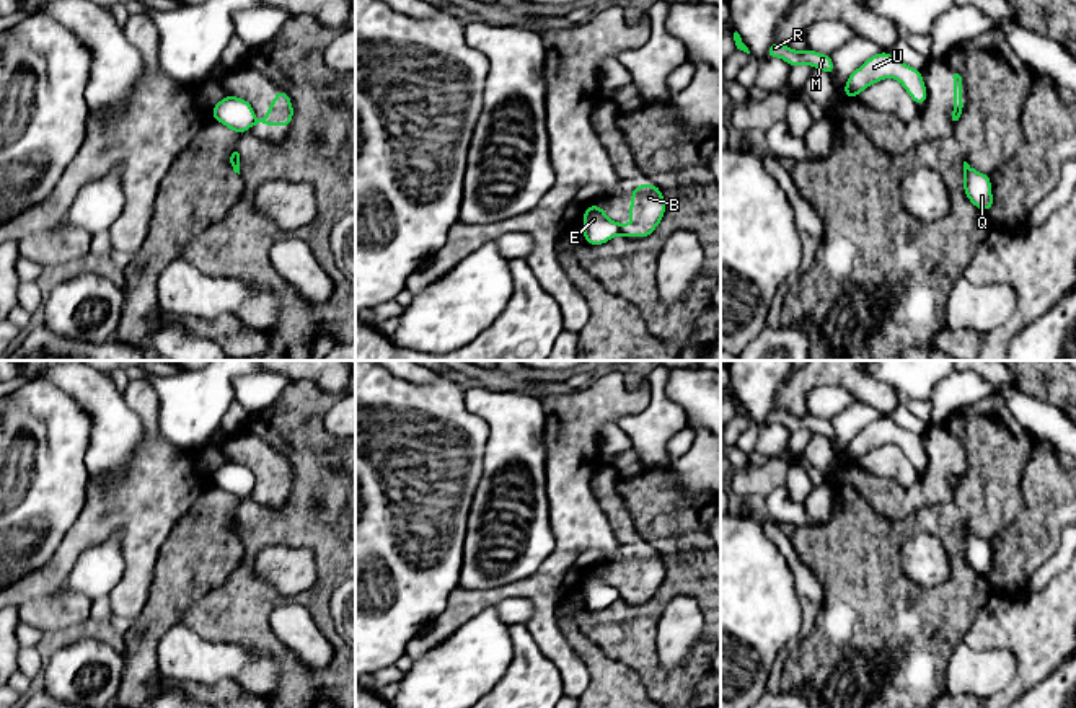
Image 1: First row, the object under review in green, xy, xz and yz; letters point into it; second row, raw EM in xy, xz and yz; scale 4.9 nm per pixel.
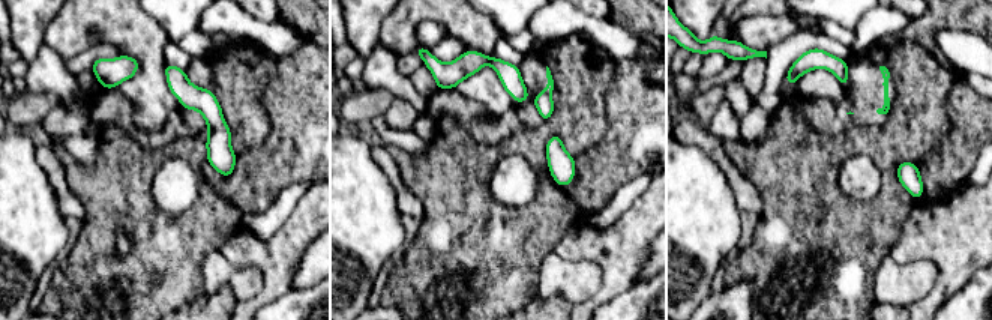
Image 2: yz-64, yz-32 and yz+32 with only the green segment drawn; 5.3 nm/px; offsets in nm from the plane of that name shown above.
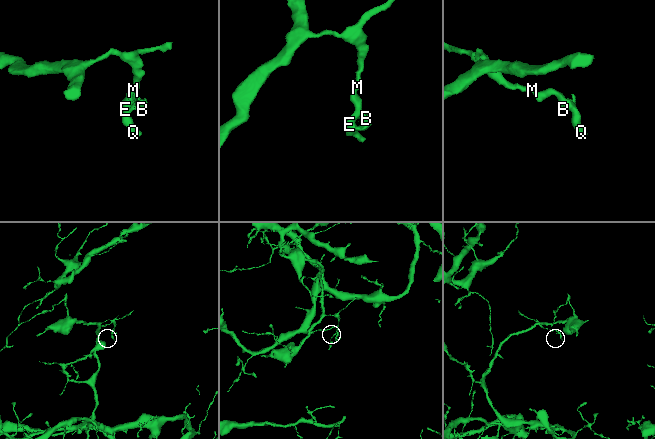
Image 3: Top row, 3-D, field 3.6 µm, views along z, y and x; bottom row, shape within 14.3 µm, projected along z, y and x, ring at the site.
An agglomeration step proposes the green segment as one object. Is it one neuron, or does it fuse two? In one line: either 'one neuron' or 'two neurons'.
two neurons

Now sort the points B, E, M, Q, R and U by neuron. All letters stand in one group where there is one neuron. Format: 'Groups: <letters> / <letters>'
Groups: B / E M Q R U

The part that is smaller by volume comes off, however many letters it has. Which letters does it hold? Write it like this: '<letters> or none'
B

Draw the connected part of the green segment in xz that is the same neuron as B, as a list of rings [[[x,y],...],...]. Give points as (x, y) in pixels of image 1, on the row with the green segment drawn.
[[[637,184],[631,192],[629,215],[633,223],[618,223],[620,233],[626,238],[649,237],[665,214],[665,201],[655,184]]]

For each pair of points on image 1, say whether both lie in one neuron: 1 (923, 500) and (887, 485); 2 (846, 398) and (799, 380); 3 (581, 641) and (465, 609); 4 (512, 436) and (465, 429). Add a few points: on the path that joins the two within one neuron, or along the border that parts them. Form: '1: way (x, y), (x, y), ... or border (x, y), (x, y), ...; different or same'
1: way (915, 500), (902, 500), (895, 493); same
2: border (855, 397), (840, 387), (817, 385), (804, 400); different
3: border (556, 620), (587, 671); different
4: border (465, 402), (488, 428), (483, 470); different

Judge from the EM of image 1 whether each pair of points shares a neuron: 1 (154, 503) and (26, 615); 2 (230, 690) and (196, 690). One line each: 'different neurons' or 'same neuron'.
1: same neuron
2: same neuron

